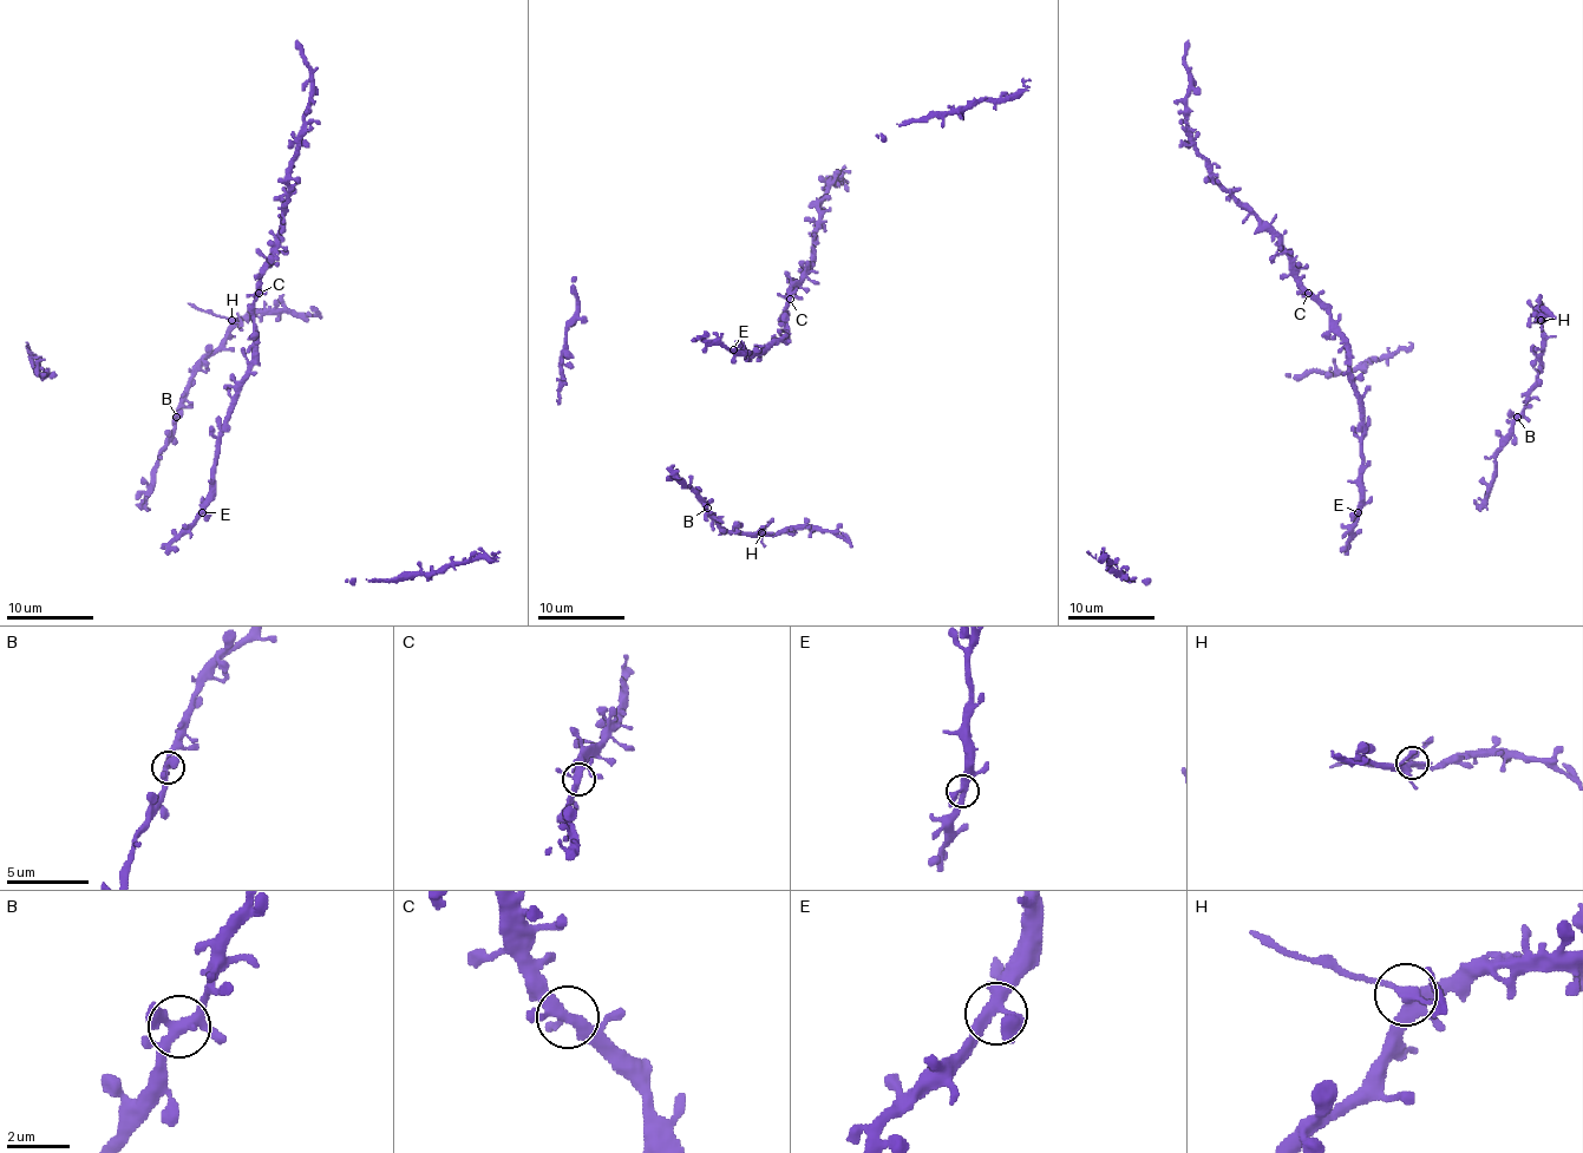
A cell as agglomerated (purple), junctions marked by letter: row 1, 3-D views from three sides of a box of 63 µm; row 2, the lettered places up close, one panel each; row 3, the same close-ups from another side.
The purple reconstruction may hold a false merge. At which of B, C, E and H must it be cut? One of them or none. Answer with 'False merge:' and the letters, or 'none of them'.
False merge: H

